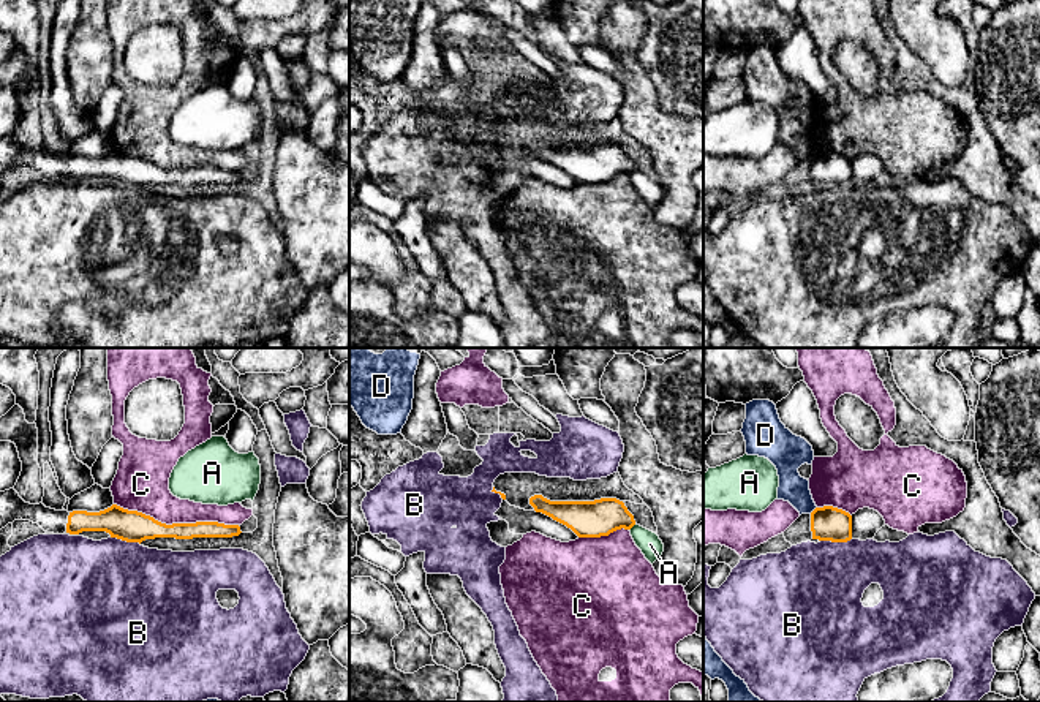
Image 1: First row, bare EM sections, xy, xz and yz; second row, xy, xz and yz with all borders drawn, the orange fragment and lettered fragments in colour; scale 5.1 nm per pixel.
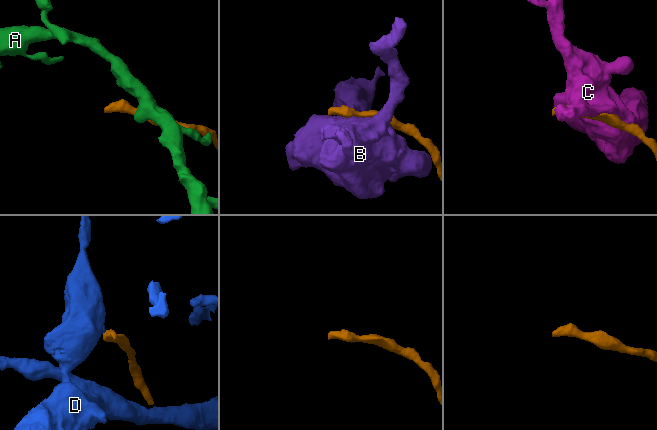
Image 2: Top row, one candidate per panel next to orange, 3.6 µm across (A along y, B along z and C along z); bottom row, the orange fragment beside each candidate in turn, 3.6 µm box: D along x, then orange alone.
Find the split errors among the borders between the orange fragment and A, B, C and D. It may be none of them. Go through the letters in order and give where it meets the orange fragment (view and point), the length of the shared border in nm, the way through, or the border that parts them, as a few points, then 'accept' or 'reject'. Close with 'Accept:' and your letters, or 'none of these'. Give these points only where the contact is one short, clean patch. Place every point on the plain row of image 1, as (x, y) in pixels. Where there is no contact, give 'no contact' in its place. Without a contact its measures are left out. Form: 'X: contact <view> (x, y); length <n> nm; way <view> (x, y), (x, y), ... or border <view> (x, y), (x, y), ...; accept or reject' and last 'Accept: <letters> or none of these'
A: contact xz (633, 171); length 50 nm; reject
B: contact yz (835, 187); length 160 nm; reject
C: contact xy (176, 169); length 650 nm; reject
D: contact yz (814, 155); length 50 nm; border yz (816, 152), (810, 158); reject
Accept: none of these

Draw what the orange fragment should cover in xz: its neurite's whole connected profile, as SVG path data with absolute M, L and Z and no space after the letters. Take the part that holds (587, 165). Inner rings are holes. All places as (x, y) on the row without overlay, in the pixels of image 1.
M542 141L529 144L536 158L571 174L578 183L609 182L616 176L631 176L635 171L634 161L623 147L601 144L594 147L550 147Z

